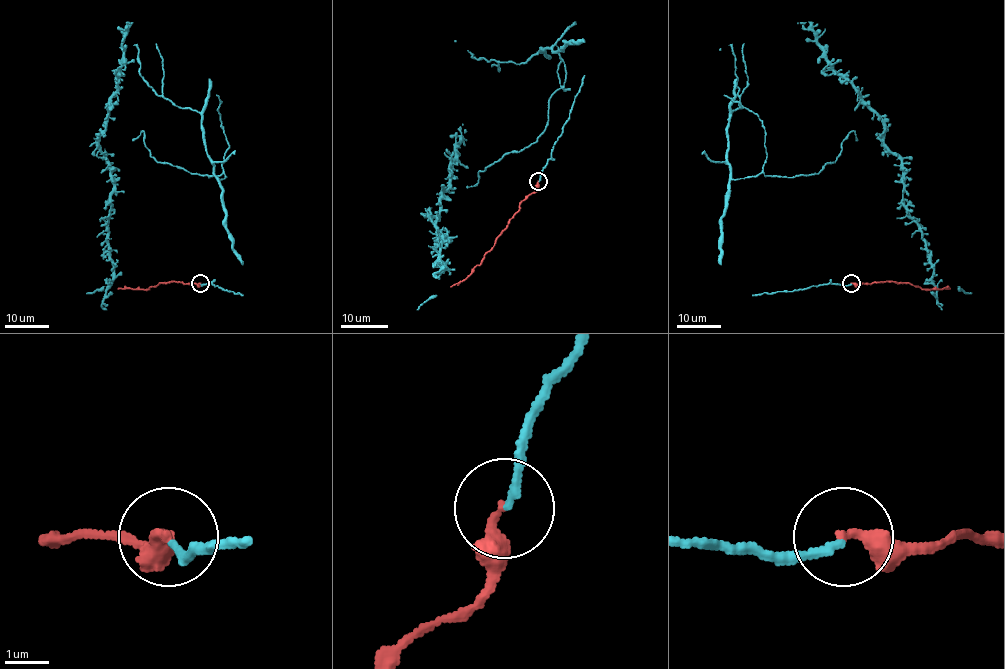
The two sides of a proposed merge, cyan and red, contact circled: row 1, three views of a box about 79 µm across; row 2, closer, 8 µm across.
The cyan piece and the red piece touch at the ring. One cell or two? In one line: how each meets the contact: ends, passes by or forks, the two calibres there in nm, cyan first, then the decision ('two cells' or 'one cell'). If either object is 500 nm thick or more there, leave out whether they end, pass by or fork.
cyan ends there; red ends there; 170 nm thick on the cyan side, 300 nm on the other; one cell

